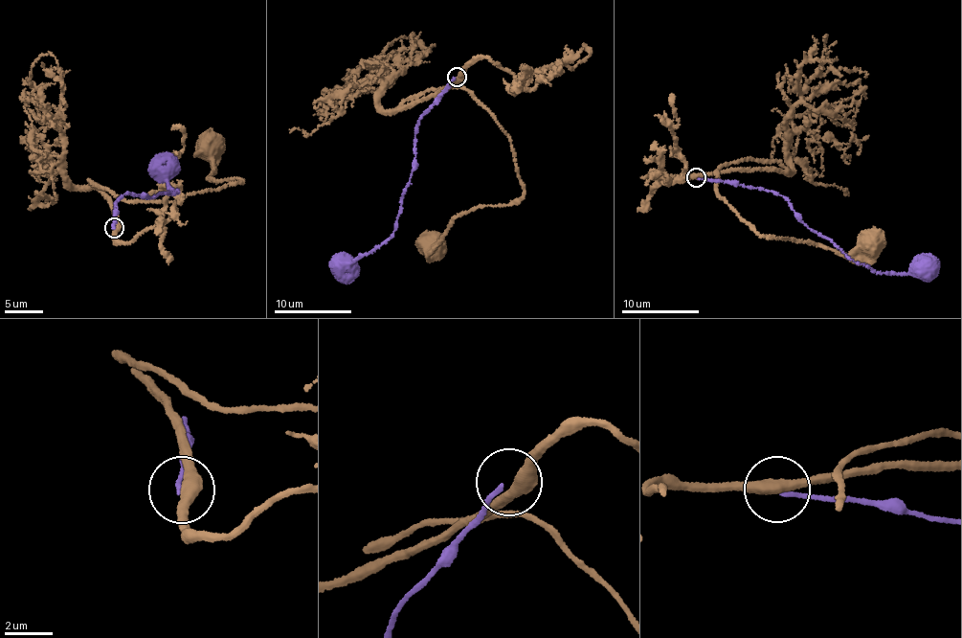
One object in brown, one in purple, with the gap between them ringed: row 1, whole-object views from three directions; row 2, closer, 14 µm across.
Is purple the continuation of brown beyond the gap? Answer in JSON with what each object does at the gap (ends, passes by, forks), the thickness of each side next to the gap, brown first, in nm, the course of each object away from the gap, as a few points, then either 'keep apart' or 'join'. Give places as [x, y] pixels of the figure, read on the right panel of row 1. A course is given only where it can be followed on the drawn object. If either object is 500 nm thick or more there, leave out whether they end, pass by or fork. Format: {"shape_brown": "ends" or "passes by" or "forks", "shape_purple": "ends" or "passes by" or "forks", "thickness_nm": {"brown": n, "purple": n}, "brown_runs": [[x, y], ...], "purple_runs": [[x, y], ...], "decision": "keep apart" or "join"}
{"thickness_nm": {"brown": 500, "purple": 180}, "brown_runs": [[696, 176], [770, 164], [740, 160], [715, 172], [721, 198], [758, 233], [846, 254], [868, 233], [875, 239]], "purple_runs": [[697, 178], [734, 182], [788, 197], [801, 218], [856, 262], [878, 271], [919, 276], [933, 271], [939, 262]], "decision": "keep apart"}

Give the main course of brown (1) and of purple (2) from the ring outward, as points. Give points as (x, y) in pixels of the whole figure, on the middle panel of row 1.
1: (458, 77), (412, 103), (427, 91), (470, 92), (503, 130), (524, 193), (454, 219), (433, 245)
2: (455, 78), (422, 116), (414, 134), (413, 169), (393, 235), (350, 264), (350, 274), (338, 271)

